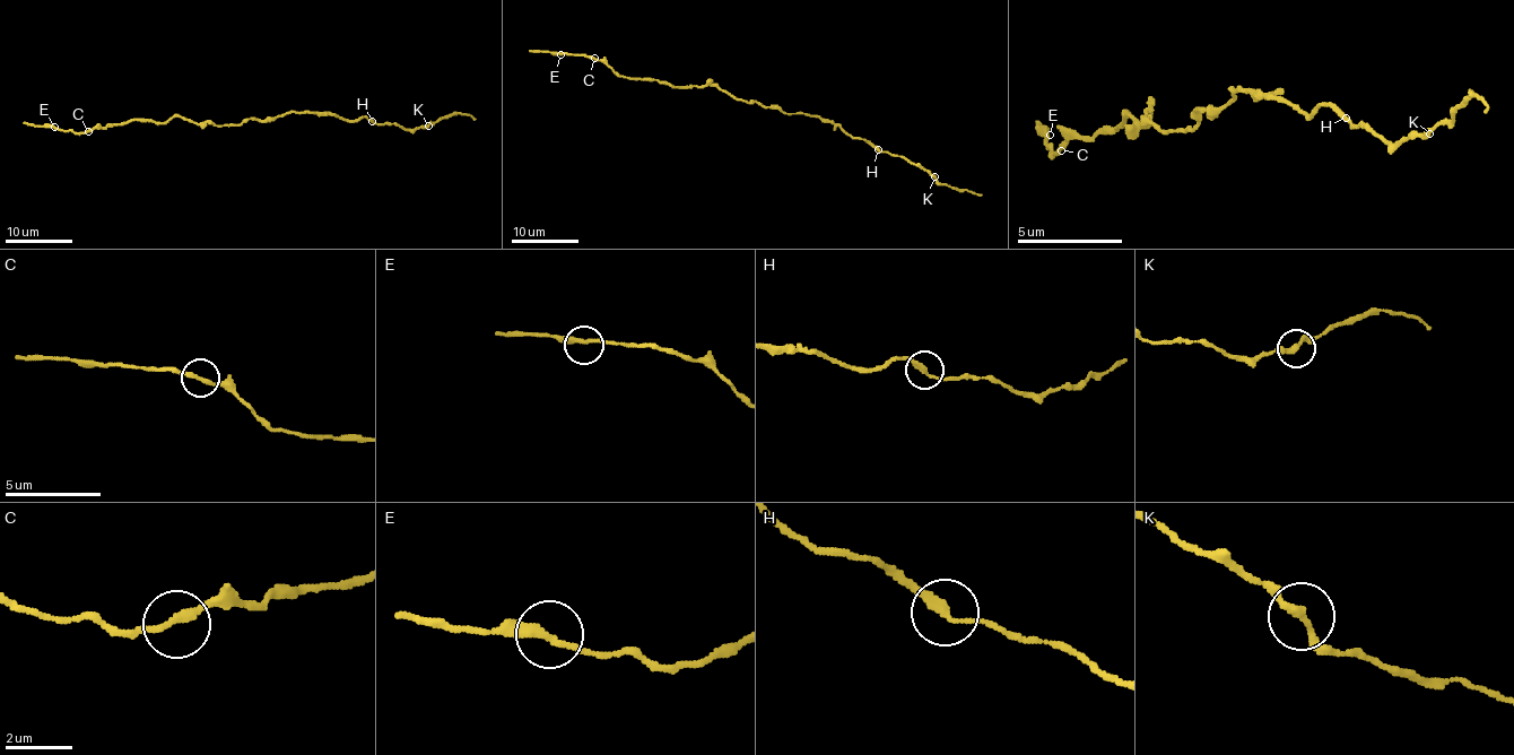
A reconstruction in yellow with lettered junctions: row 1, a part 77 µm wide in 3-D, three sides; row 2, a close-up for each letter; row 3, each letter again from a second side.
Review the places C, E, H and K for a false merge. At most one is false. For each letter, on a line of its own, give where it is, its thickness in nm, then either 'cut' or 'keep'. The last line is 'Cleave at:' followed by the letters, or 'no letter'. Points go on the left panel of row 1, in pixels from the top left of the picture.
C: (88, 131) | 200 nm | keep
E: (54, 127) | 240 nm | keep
H: (372, 121) | 220 nm | keep
K: (428, 126) | 220 nm | keep
Cleave at: no letter

